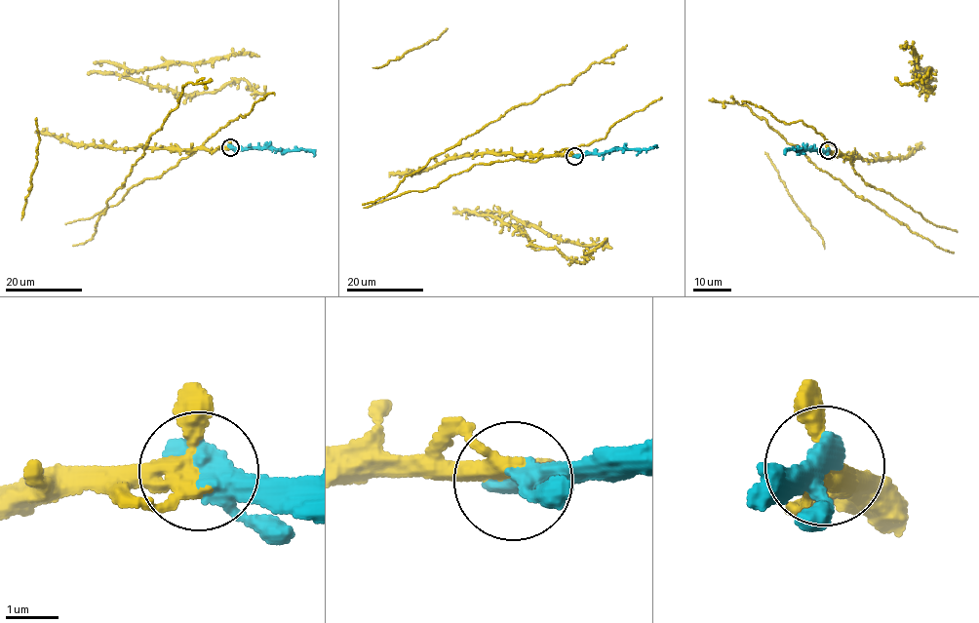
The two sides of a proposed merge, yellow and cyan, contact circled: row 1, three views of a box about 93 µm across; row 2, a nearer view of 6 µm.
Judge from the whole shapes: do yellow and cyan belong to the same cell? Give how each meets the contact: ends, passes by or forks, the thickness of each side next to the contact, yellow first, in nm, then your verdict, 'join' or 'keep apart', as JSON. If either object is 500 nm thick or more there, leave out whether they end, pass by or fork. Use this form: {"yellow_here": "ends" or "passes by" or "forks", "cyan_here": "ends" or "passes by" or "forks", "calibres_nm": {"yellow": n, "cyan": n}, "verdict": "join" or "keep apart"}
{"yellow_here": "forks", "cyan_here": "passes by", "calibres_nm": {"yellow": 280, "cyan": 440}, "verdict": "join"}

